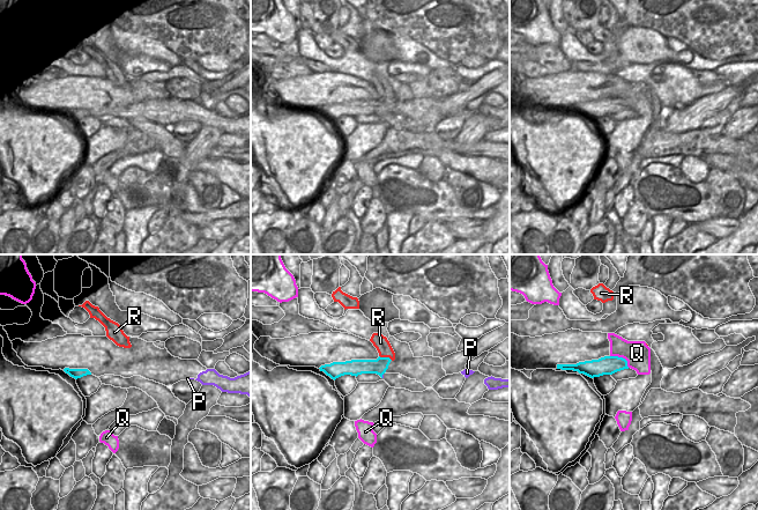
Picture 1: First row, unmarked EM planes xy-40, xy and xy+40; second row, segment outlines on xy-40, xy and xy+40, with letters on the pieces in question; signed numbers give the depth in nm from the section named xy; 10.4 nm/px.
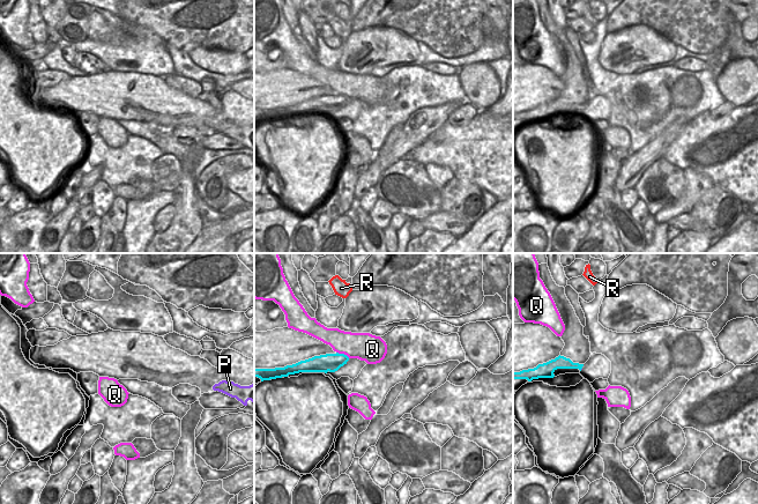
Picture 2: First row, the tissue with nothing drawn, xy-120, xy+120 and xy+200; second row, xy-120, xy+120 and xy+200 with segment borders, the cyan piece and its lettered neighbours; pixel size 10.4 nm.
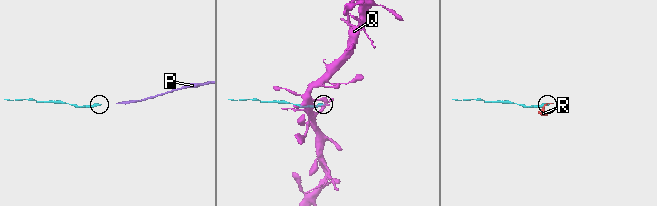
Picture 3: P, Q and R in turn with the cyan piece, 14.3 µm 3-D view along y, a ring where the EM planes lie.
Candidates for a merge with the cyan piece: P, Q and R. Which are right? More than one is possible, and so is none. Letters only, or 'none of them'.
P

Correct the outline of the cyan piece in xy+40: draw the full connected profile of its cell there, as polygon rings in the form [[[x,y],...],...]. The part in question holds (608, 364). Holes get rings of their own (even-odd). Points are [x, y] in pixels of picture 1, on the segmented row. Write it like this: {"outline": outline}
{"outline": [[[604,356],[599,360],[579,362],[577,364],[557,364],[557,369],[573,370],[590,378],[603,375],[612,375],[617,371],[629,369],[627,361],[618,356]]]}

